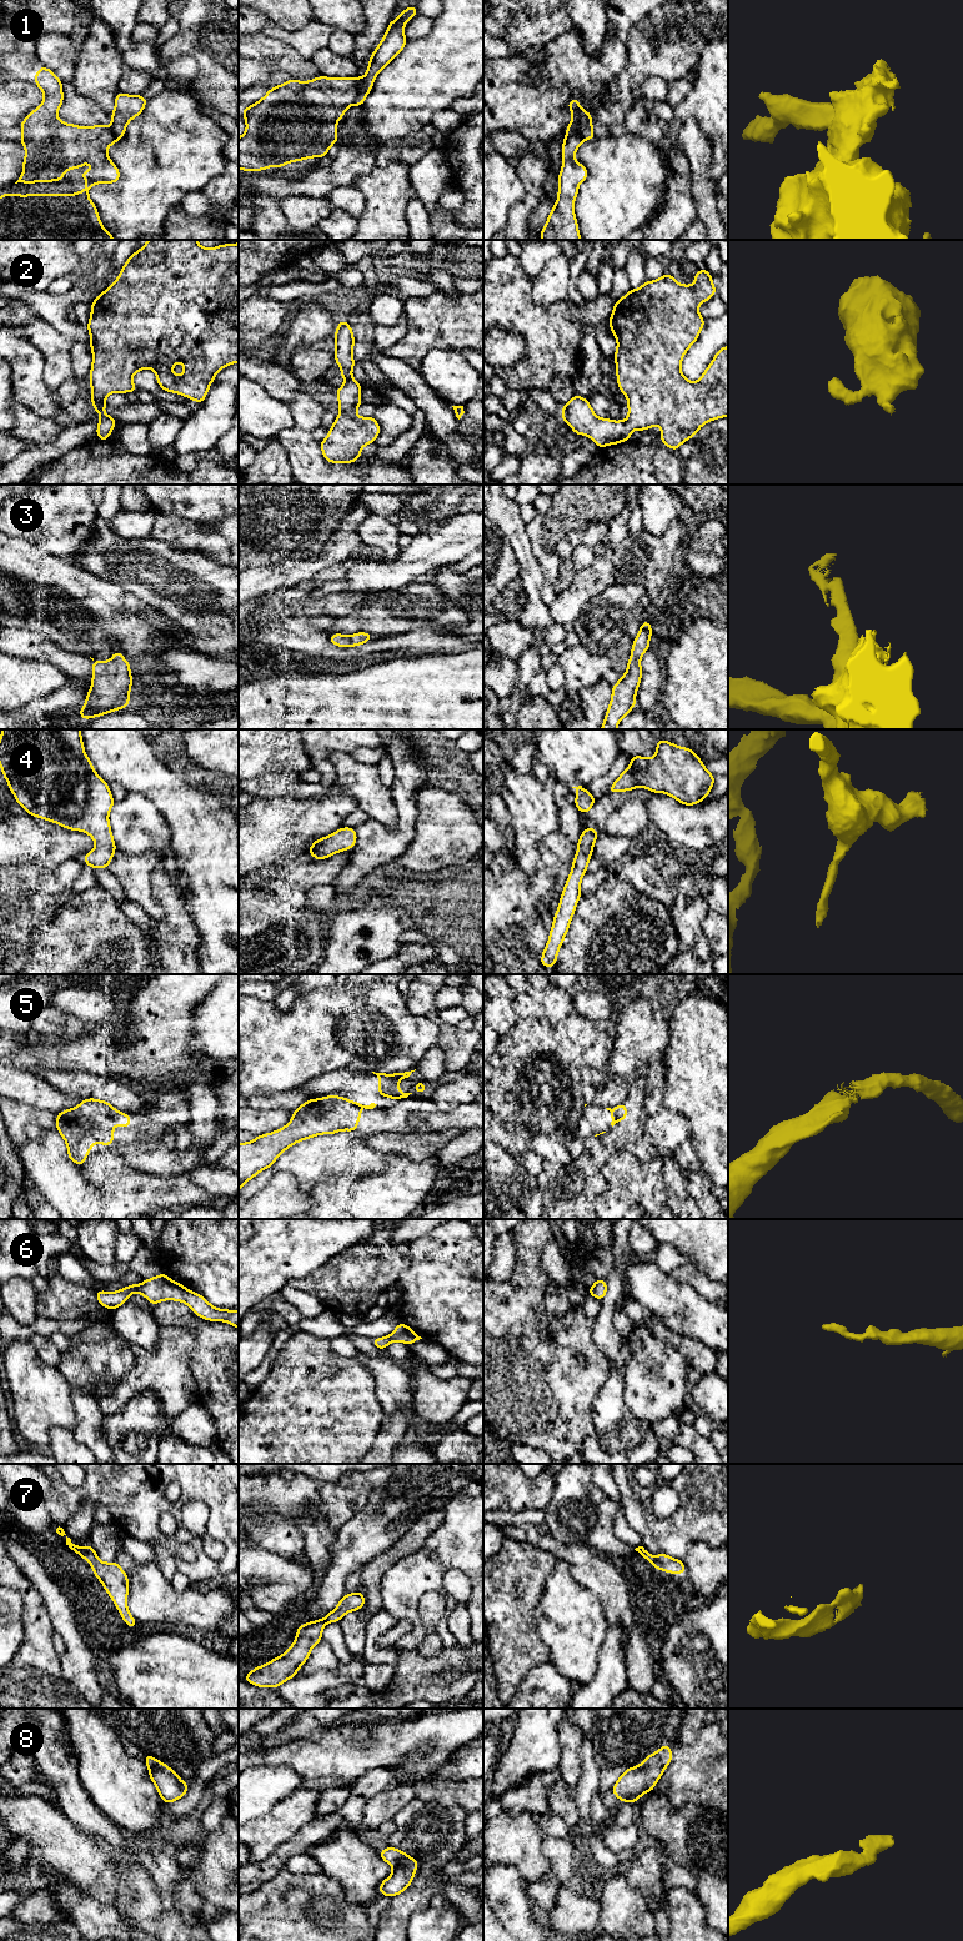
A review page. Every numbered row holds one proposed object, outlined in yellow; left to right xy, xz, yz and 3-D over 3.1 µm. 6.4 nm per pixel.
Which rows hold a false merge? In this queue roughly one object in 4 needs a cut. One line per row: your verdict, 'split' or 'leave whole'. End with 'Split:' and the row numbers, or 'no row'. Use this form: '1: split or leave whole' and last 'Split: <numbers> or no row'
1: split
2: leave whole
3: leave whole
4: leave whole
5: split
6: leave whole
7: leave whole
8: leave whole
Split: 1, 5

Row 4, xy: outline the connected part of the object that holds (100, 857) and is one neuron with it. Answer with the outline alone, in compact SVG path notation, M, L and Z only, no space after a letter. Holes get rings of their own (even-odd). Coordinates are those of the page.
M2 729L0 767L16 802L29 814L87 833L96 846L84 856L85 864L109 868L116 851L109 823L115 801L85 753L80 729Z

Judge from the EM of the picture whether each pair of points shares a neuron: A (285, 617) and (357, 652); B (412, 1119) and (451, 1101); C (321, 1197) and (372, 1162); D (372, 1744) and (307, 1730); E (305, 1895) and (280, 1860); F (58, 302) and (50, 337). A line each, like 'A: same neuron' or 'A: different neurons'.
A: same neuron
B: different neurons
C: different neurons
D: different neurons
E: different neurons
F: different neurons

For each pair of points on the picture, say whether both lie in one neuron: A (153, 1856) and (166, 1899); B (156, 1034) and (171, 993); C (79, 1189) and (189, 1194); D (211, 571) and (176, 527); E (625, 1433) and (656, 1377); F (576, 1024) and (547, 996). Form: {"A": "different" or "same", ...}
{"A": "same", "B": "same", "C": "different", "D": "different", "E": "different", "F": "different"}

